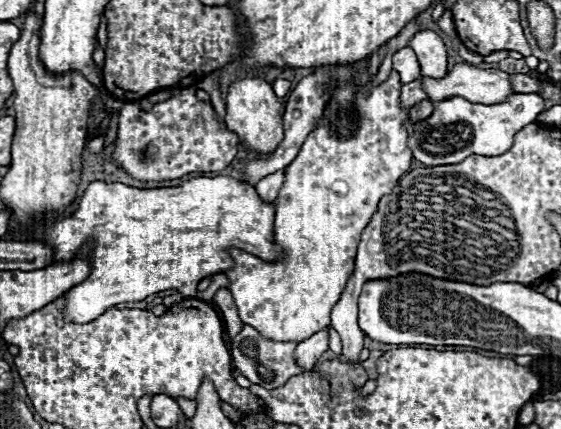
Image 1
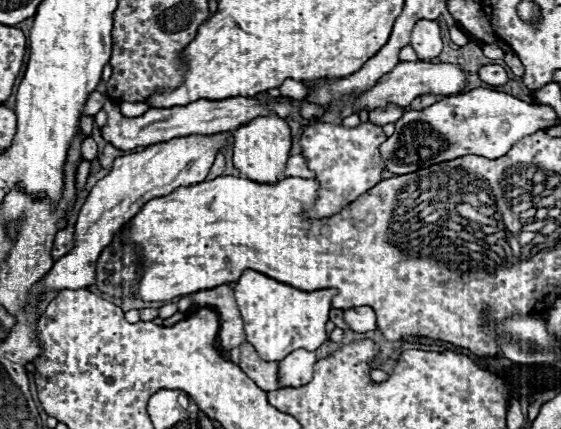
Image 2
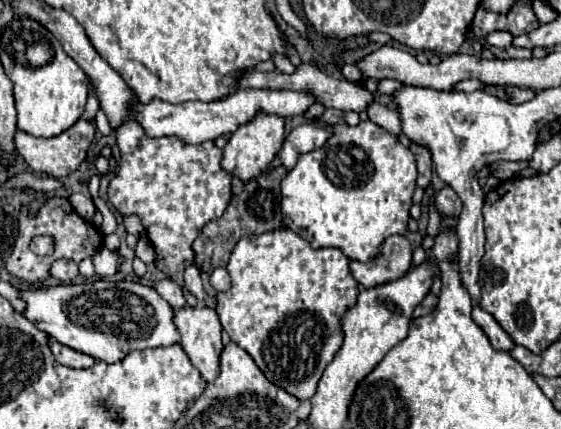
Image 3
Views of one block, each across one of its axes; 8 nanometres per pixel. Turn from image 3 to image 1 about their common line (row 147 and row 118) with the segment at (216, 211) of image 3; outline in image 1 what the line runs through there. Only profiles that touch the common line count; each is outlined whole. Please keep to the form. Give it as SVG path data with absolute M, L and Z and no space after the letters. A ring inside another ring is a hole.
M184 88L176 98L154 104L152 112L140 108L138 102L124 104L118 112L118 140L112 158L136 180L174 180L190 172L220 172L238 152L238 136L222 128L216 120L216 112L210 104L200 104L194 96L194 88Z

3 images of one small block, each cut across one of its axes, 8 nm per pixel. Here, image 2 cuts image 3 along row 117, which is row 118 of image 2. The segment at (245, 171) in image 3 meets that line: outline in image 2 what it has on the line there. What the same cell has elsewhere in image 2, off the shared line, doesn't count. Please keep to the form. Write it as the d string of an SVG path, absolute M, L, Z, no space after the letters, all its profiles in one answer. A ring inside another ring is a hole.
M258 116L250 124L240 126L234 132L234 168L248 180L260 184L276 184L284 178L284 168L290 158L292 134L286 120L278 116Z

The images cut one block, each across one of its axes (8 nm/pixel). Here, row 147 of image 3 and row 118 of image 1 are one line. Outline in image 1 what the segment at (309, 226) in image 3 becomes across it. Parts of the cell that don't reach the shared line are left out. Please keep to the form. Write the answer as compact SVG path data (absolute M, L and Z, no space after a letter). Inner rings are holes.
M396 72L386 82L372 88L368 82L362 92L354 92L354 84L334 90L334 100L328 104L320 124L308 134L298 156L286 168L286 182L278 192L274 236L276 244L282 246L284 258L280 262L264 262L242 250L230 250L236 260L236 268L226 272L230 280L230 292L236 300L240 318L244 324L256 328L264 338L274 342L302 342L308 336L330 326L330 310L340 300L346 282L354 270L356 244L360 232L372 218L380 196L392 192L400 176L404 176L412 162L412 152L406 146L406 128L402 126L408 118L408 110L400 106L400 78Z

